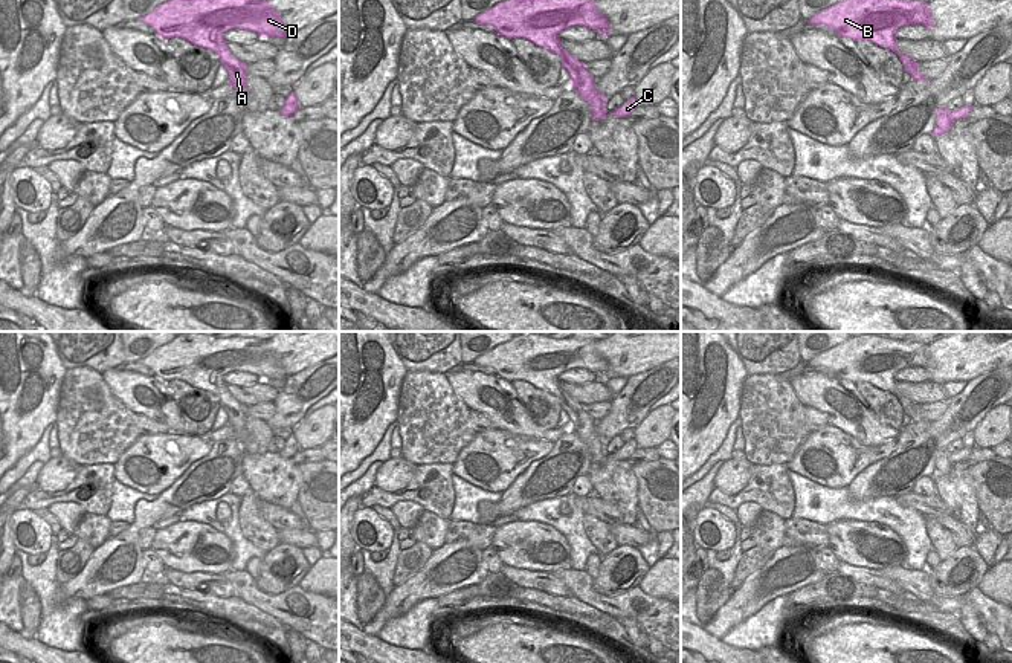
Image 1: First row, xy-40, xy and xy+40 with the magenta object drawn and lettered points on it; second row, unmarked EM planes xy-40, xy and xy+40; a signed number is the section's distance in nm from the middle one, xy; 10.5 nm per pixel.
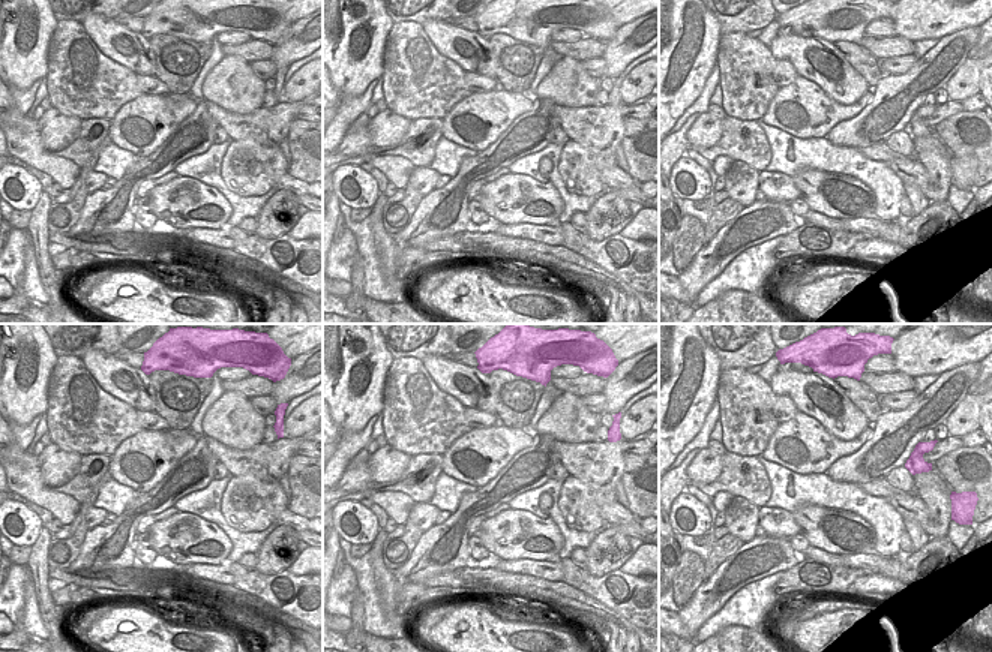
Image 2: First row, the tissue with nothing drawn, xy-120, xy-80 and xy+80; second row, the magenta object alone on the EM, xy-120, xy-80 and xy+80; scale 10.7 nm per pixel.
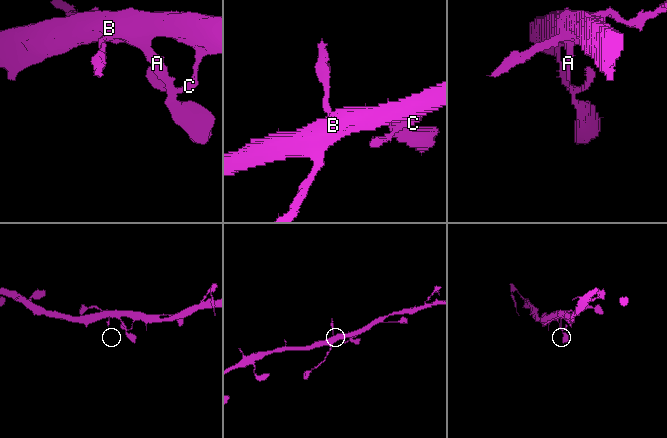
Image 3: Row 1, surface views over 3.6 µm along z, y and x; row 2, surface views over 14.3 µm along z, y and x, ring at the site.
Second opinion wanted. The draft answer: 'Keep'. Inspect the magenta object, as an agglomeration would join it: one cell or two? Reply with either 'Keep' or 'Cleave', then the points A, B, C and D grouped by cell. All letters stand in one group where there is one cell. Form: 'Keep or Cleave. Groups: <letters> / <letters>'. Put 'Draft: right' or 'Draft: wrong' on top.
Draft: right
Keep. Groups: A B C D.

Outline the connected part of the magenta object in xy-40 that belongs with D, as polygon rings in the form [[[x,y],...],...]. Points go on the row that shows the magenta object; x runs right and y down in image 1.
[[[169,0],[156,6],[150,14],[137,18],[154,29],[157,37],[169,40],[183,38],[194,46],[209,49],[220,57],[220,64],[227,72],[227,81],[234,86],[237,98],[246,101],[247,63],[237,60],[227,49],[223,35],[230,29],[256,32],[263,38],[287,37],[281,15],[267,0]]]

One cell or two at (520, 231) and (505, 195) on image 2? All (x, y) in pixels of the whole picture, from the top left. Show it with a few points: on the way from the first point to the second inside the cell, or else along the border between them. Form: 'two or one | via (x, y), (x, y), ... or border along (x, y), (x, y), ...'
two | border along (502, 222), (551, 225)

